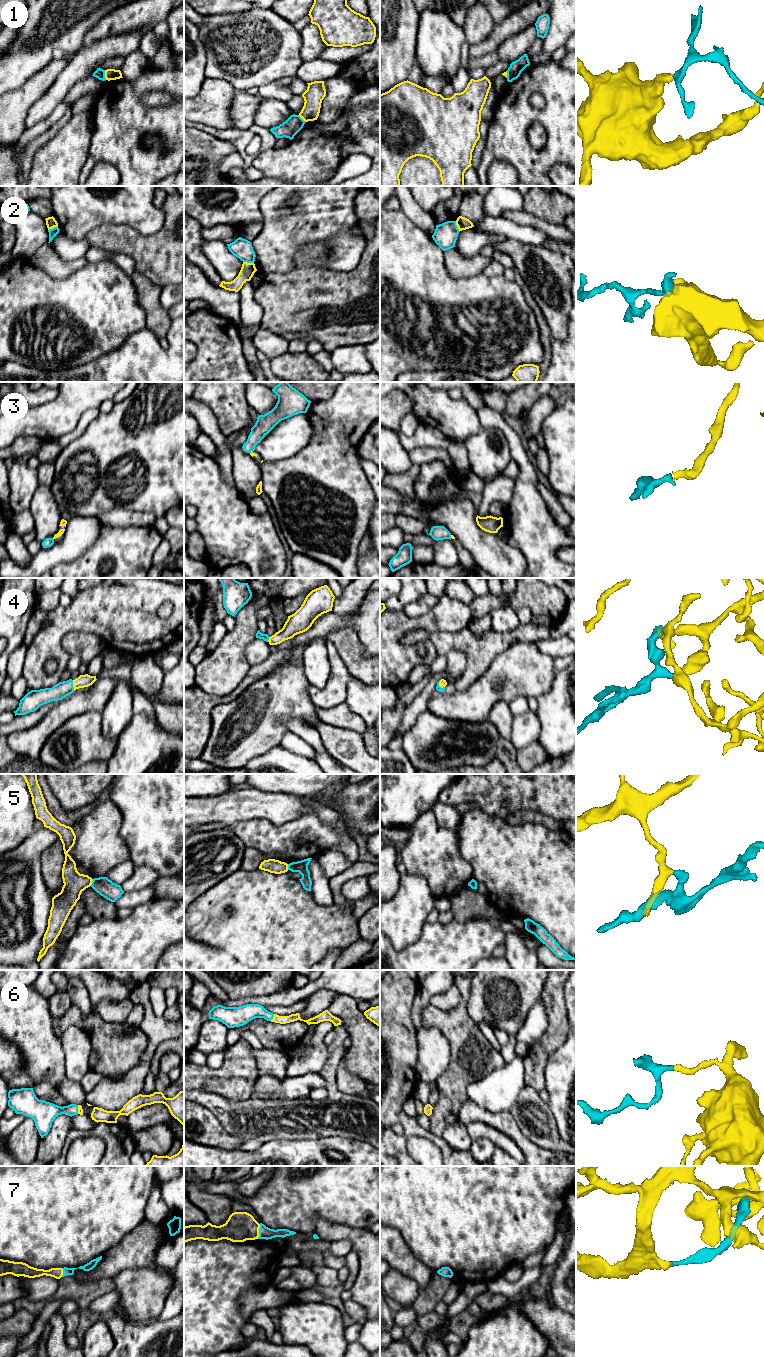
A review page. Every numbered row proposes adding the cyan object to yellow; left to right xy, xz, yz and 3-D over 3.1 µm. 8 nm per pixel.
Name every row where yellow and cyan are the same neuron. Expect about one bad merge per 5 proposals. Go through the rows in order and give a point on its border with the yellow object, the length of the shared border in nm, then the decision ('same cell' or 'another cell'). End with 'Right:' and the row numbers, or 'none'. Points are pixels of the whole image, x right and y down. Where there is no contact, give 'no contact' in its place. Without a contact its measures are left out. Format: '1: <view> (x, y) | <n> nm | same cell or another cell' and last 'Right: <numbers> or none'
1: xy (105, 75) | 80 nm | another cell
2: xz (248, 263) | 90 nm | another cell
3: xz (251, 452) | 30 nm | same cell
4: xy (73, 685) | 90 nm | same cell
5: xy (91, 882) | 60 nm | another cell
6: xz (273, 1017) | 70 nm | same cell
7: xz (258, 1231) | 120 nm | same cell
Right: 3, 4, 6, 7

